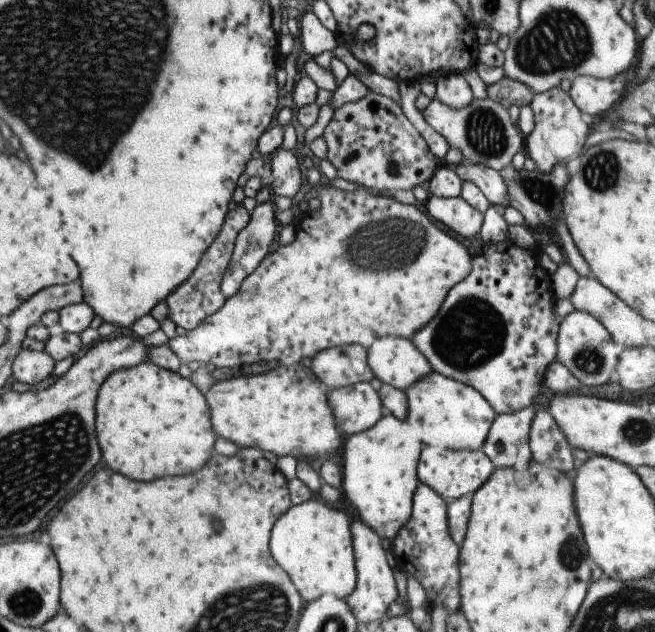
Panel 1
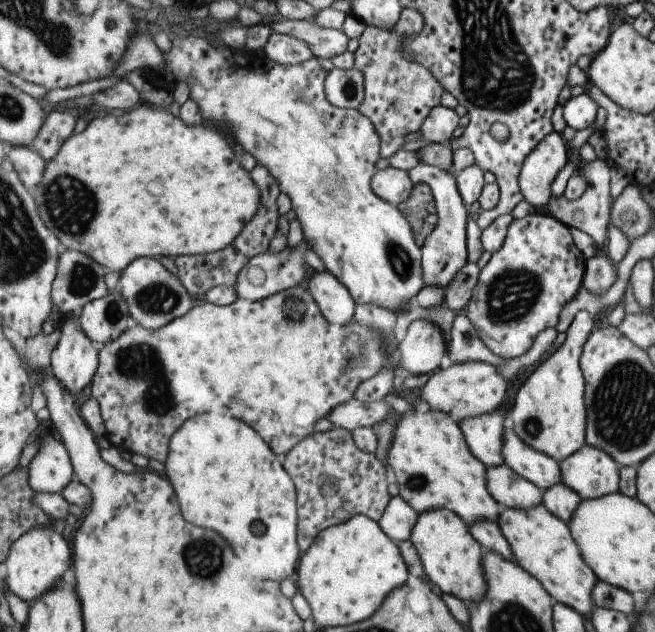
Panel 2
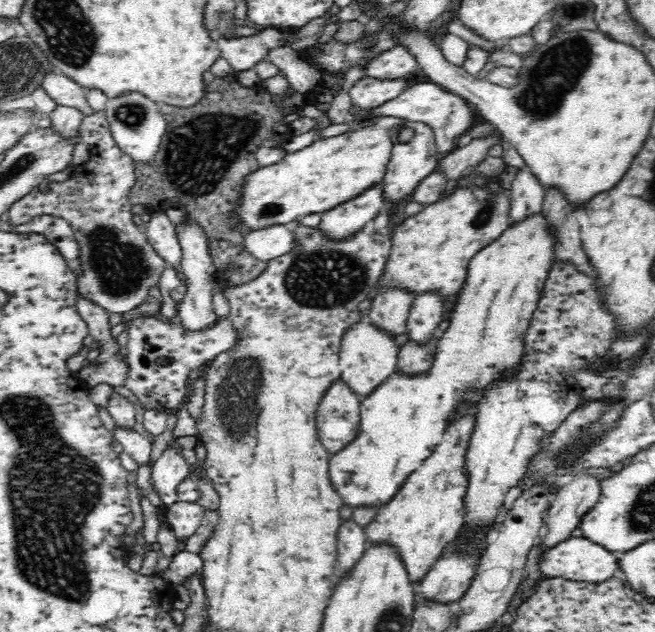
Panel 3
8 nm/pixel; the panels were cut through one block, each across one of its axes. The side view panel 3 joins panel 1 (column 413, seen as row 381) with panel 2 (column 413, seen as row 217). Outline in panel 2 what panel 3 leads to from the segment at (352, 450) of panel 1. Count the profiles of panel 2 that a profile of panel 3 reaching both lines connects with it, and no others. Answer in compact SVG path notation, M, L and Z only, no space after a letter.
M447 509L427 510L419 514L410 539L419 551L427 579L442 593L450 594L466 604L481 602L487 596L490 585L483 566L486 550L458 514Z

